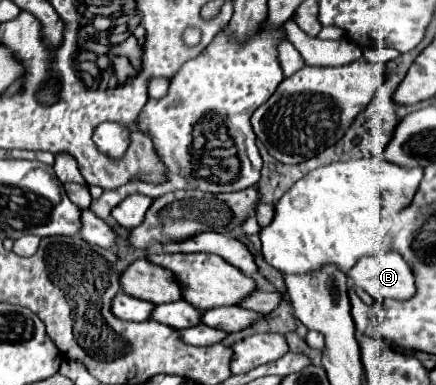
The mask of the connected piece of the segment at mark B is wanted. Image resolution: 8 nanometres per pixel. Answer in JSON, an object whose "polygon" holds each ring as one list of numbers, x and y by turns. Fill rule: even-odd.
{"polygon":[[396,251,378,257,362,257,348,271,348,277,354,281,354,285,370,293,378,303,384,303,386,299,406,301,416,293,414,275]]}

